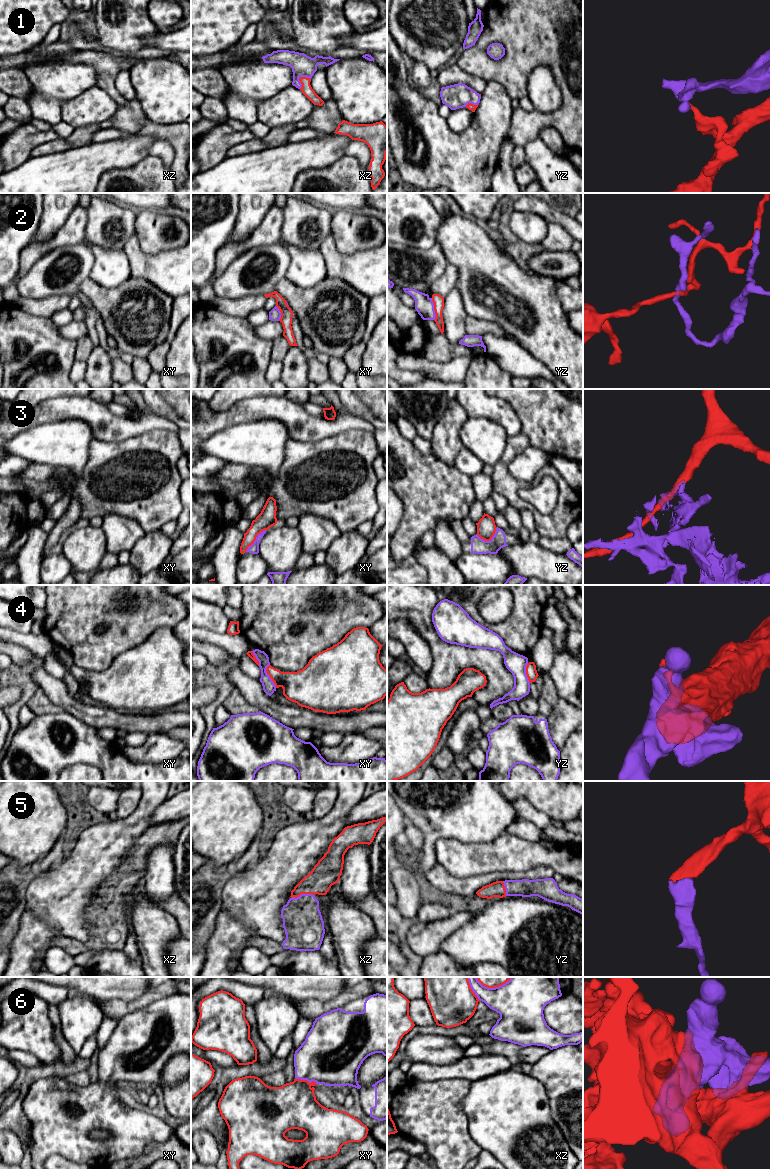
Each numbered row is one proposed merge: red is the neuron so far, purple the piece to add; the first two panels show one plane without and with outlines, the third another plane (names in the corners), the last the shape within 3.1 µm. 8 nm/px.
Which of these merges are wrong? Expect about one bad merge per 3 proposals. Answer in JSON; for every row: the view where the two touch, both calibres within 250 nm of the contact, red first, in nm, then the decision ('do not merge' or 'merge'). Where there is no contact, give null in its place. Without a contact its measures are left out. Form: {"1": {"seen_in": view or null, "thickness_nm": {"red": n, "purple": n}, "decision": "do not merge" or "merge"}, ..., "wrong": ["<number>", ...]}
{"1": {"seen_in": "xz", "thickness_nm": {"red": 90, "purple": 180}, "decision": "merge"}, "2": {"seen_in": "yz", "thickness_nm": {"red": 90, "purple": 150}, "decision": "do not merge"}, "3": {"seen_in": "xy", "thickness_nm": {"red": 140, "purple": 80}, "decision": "do not merge"}, "4": {"seen_in": "xy", "thickness_nm": {"red": 240, "purple": 100}, "decision": "do not merge"}, "5": {"seen_in": "xz", "thickness_nm": {"red": 220, "purple": 320}, "decision": "merge"}, "6": {"seen_in": "xy", "thickness_nm": {"red": 360, "purple": 440}, "decision": "merge"}, "wrong": ["2", "3", "4"]}

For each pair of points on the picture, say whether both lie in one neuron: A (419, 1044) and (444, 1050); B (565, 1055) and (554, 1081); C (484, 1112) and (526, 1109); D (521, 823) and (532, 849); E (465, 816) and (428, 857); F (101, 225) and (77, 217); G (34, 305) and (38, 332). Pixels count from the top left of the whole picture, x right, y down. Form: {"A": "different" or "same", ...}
{"A": "same", "B": "same", "C": "same", "D": "different", "E": "same", "F": "different", "G": "different"}

